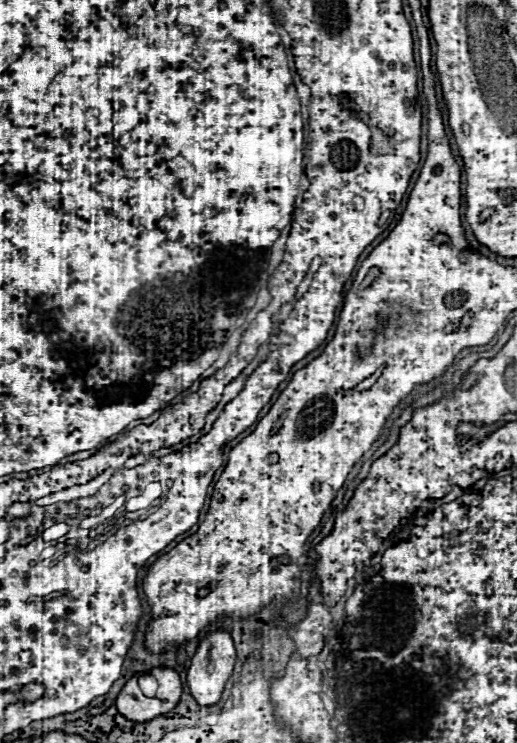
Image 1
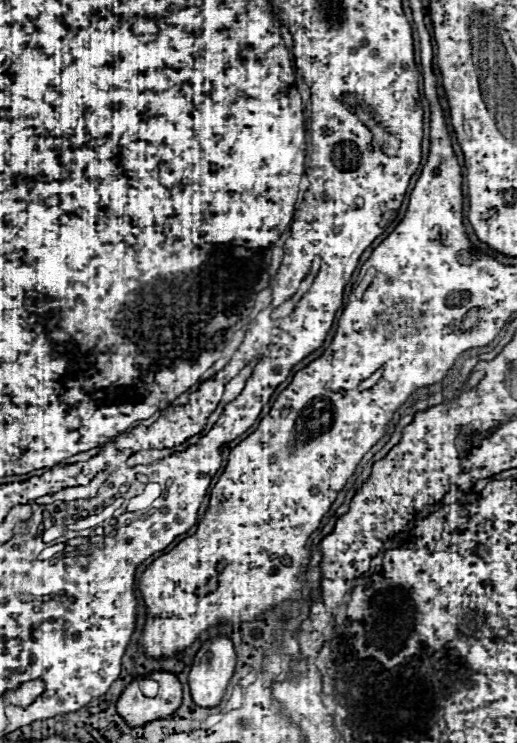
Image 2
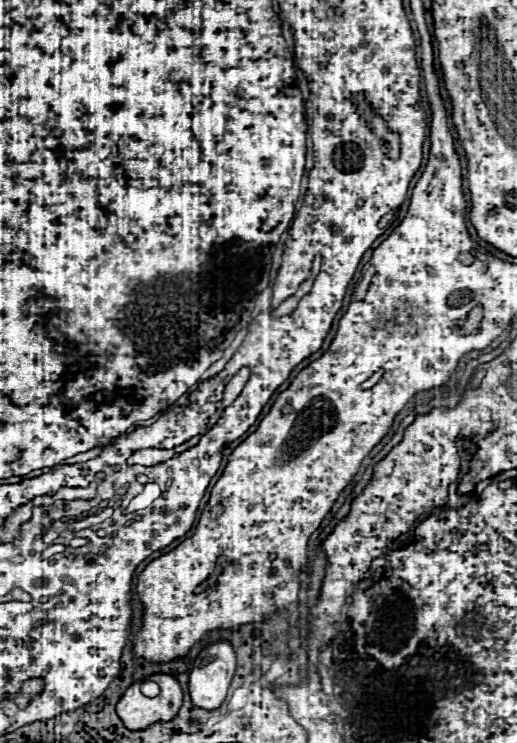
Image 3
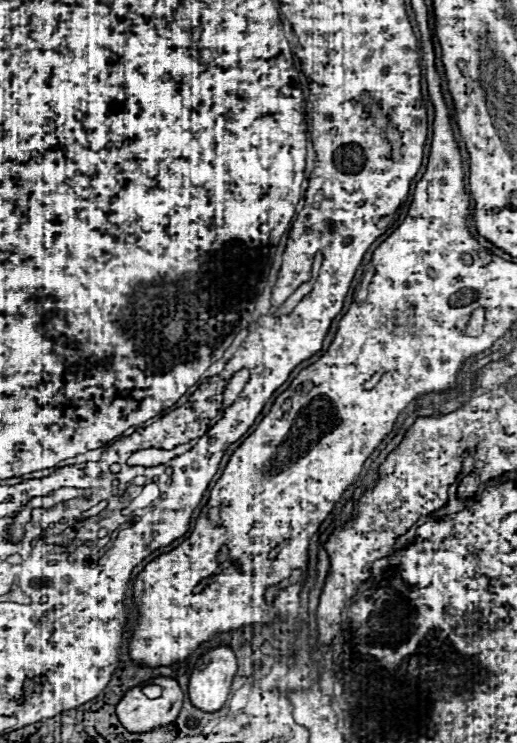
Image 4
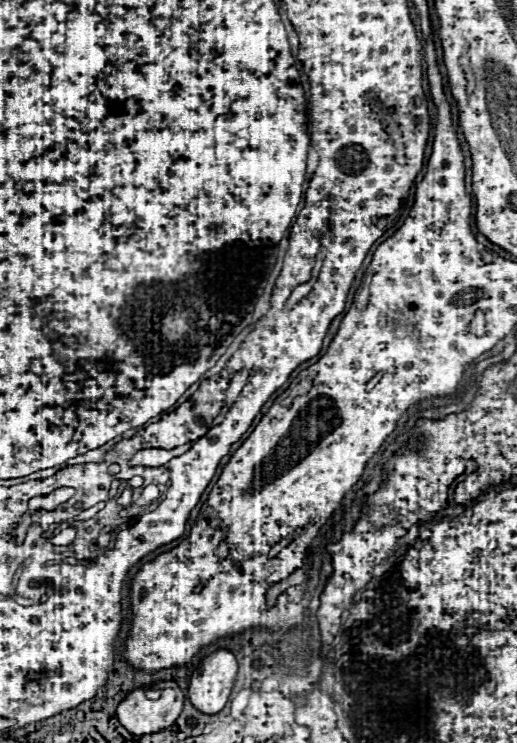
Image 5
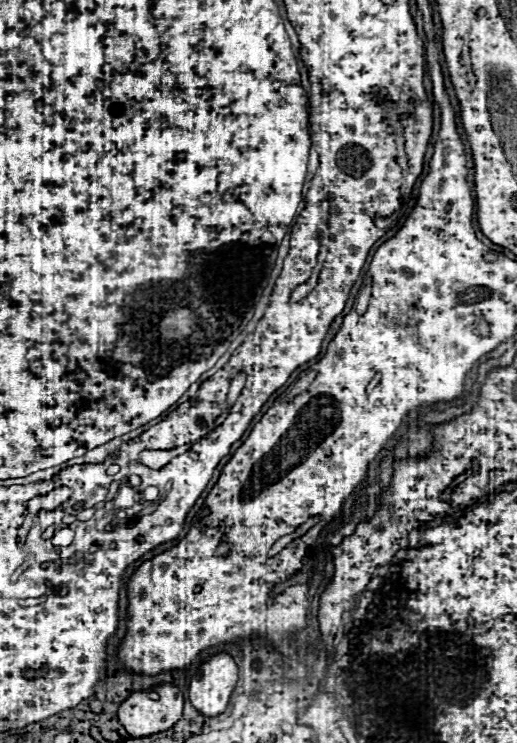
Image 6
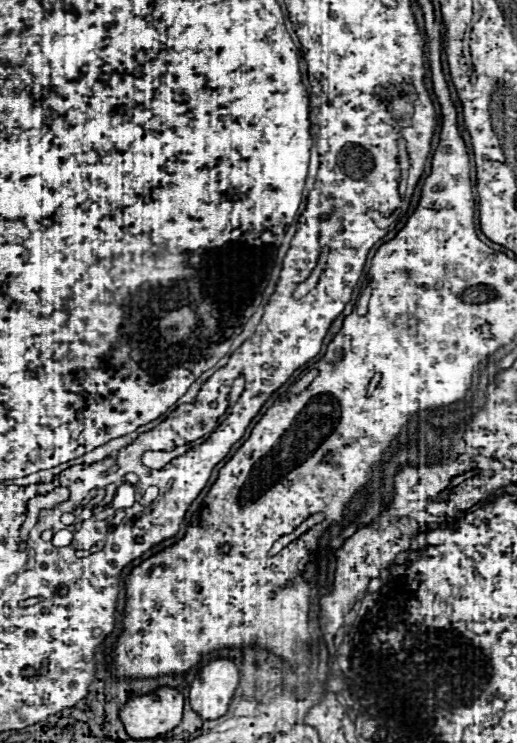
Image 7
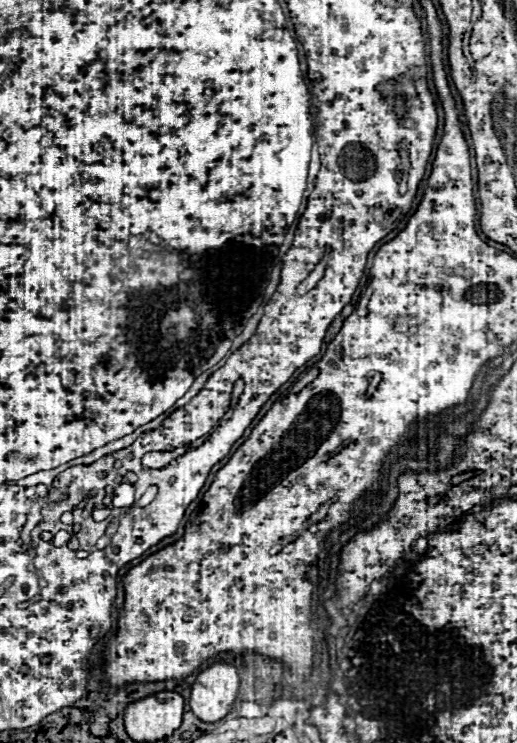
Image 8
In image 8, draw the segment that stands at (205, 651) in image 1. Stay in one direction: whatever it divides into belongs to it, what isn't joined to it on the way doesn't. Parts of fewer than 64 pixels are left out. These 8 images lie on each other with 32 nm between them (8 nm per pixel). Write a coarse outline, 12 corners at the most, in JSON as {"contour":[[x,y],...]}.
{"contour":[[214,662],[190,692],[204,722],[224,718],[238,692],[236,668]]}

